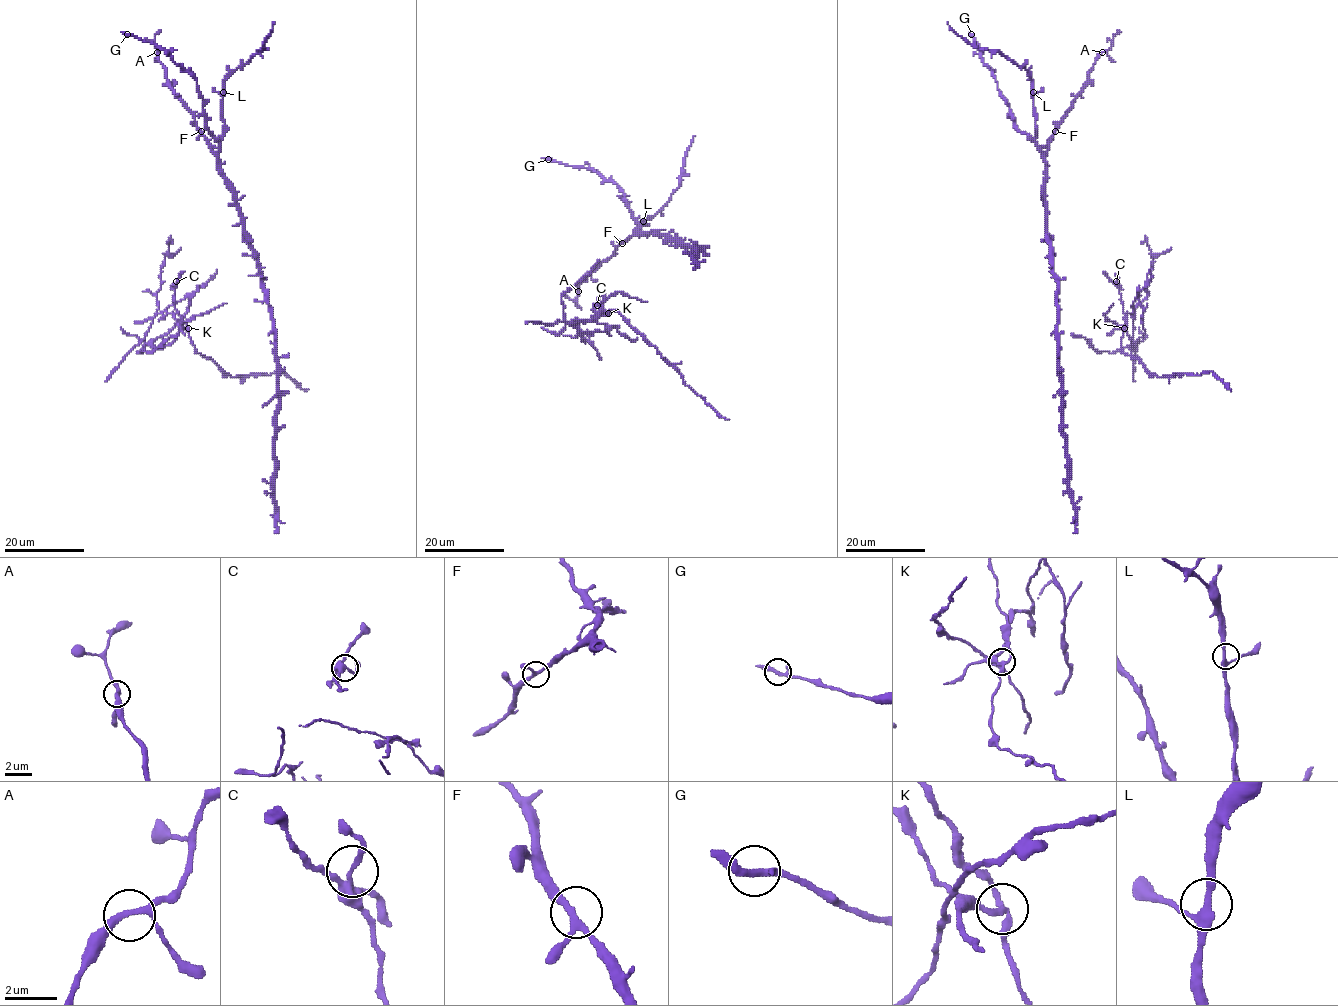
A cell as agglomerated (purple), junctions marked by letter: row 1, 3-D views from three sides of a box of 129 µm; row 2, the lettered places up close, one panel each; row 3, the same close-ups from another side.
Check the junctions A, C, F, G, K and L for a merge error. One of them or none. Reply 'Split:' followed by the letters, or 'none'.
Split: K

